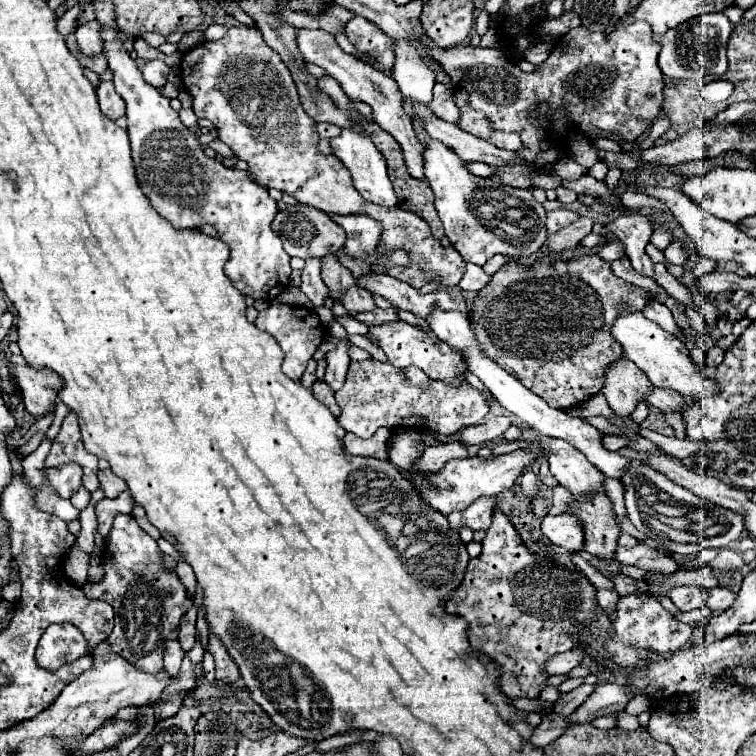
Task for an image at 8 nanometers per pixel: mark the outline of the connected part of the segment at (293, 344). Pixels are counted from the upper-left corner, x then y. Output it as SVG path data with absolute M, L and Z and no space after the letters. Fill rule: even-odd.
M269 306L267 310L259 312L259 316L255 320L255 326L259 330L269 332L277 340L277 344L281 346L281 350L285 354L283 372L291 380L299 380L301 378L301 374L305 372L307 362L313 358L315 350L319 348L323 332L325 332L323 324L321 324L321 320L317 318L315 312L311 312L307 308L297 308L297 306Z

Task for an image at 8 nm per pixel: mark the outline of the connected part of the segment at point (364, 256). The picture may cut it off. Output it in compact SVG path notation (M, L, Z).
M331 214L331 220L337 222L343 230L347 239L343 252L351 256L353 260L363 260L369 262L371 272L375 274L387 274L387 268L391 266L407 266L411 264L411 256L403 252L401 248L397 250L387 250L387 254L381 254L381 224L373 220L371 216L363 214L351 214L351 216L339 216Z

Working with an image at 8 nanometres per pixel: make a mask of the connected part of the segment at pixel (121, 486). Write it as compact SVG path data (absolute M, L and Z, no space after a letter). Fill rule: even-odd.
M99 470L99 482L101 482L101 488L105 490L105 496L107 498L117 498L123 490L127 490L127 482L119 476L115 476L111 470Z

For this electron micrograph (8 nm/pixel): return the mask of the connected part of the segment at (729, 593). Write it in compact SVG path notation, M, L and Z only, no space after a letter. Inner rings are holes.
M717 586L717 588L709 590L709 598L707 598L705 604L707 604L713 612L723 612L723 610L727 610L727 608L735 602L735 596L737 596L735 590Z

